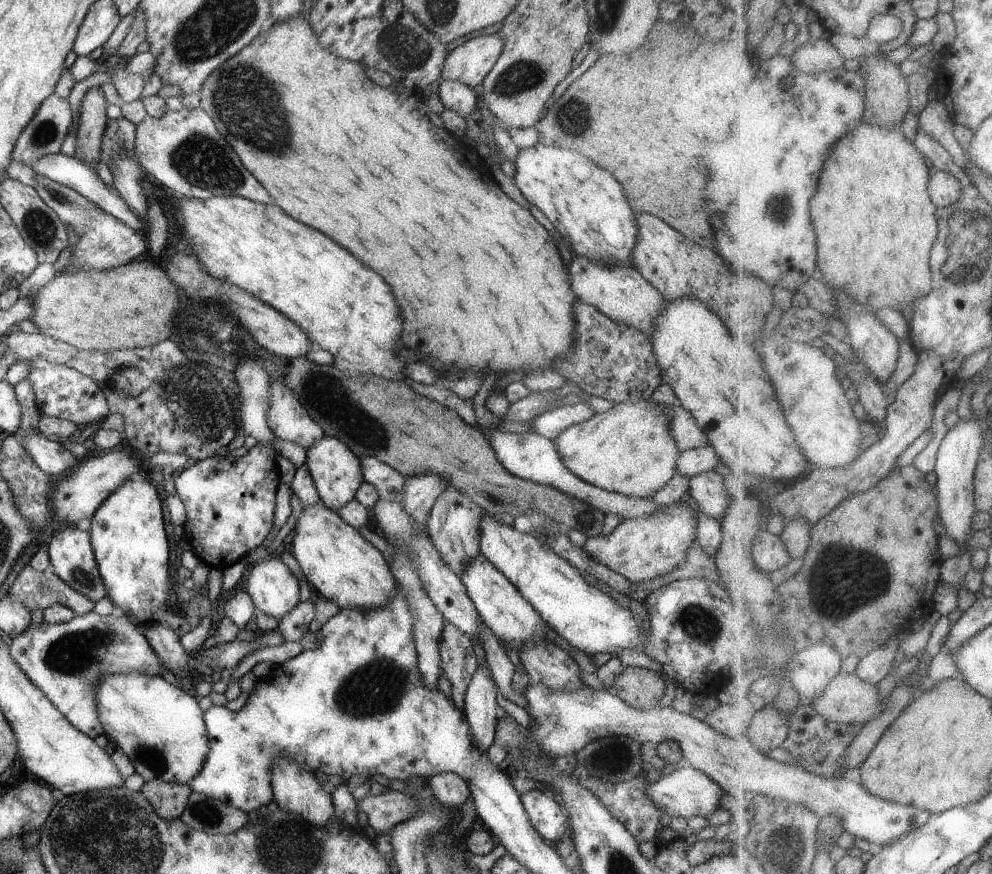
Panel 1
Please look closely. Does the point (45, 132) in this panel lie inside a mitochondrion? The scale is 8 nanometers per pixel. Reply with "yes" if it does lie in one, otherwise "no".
yes

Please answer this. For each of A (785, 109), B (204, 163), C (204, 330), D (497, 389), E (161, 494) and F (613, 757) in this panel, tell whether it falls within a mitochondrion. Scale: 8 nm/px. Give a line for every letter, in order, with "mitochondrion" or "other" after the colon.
A: other
B: mitochondrion
C: mitochondrion
D: other
E: other
F: mitochondrion

